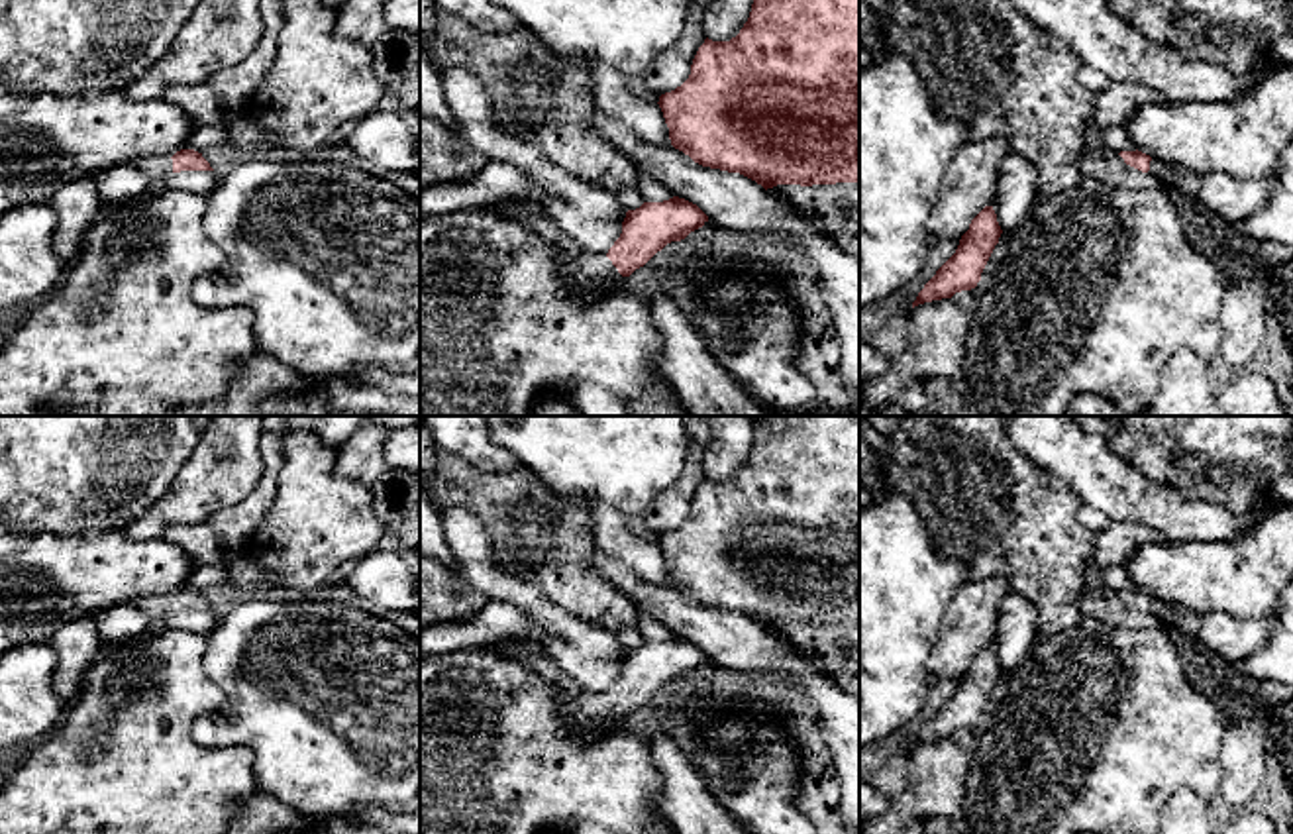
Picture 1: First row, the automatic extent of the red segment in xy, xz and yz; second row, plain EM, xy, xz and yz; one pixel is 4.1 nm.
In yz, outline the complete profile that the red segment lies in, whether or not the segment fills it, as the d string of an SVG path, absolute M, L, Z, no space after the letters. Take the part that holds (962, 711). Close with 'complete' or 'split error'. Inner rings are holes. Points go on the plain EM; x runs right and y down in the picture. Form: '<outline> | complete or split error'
M985 646L961 675L956 693L936 710L918 732L912 748L924 742L952 738L956 732L971 730L999 683L1003 669L993 646Z | complete

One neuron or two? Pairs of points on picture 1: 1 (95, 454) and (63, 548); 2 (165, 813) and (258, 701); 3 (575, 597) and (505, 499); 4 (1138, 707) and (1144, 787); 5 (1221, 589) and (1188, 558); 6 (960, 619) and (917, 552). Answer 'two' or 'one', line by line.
1: two
2: two
3: one
4: one
5: one
6: two

